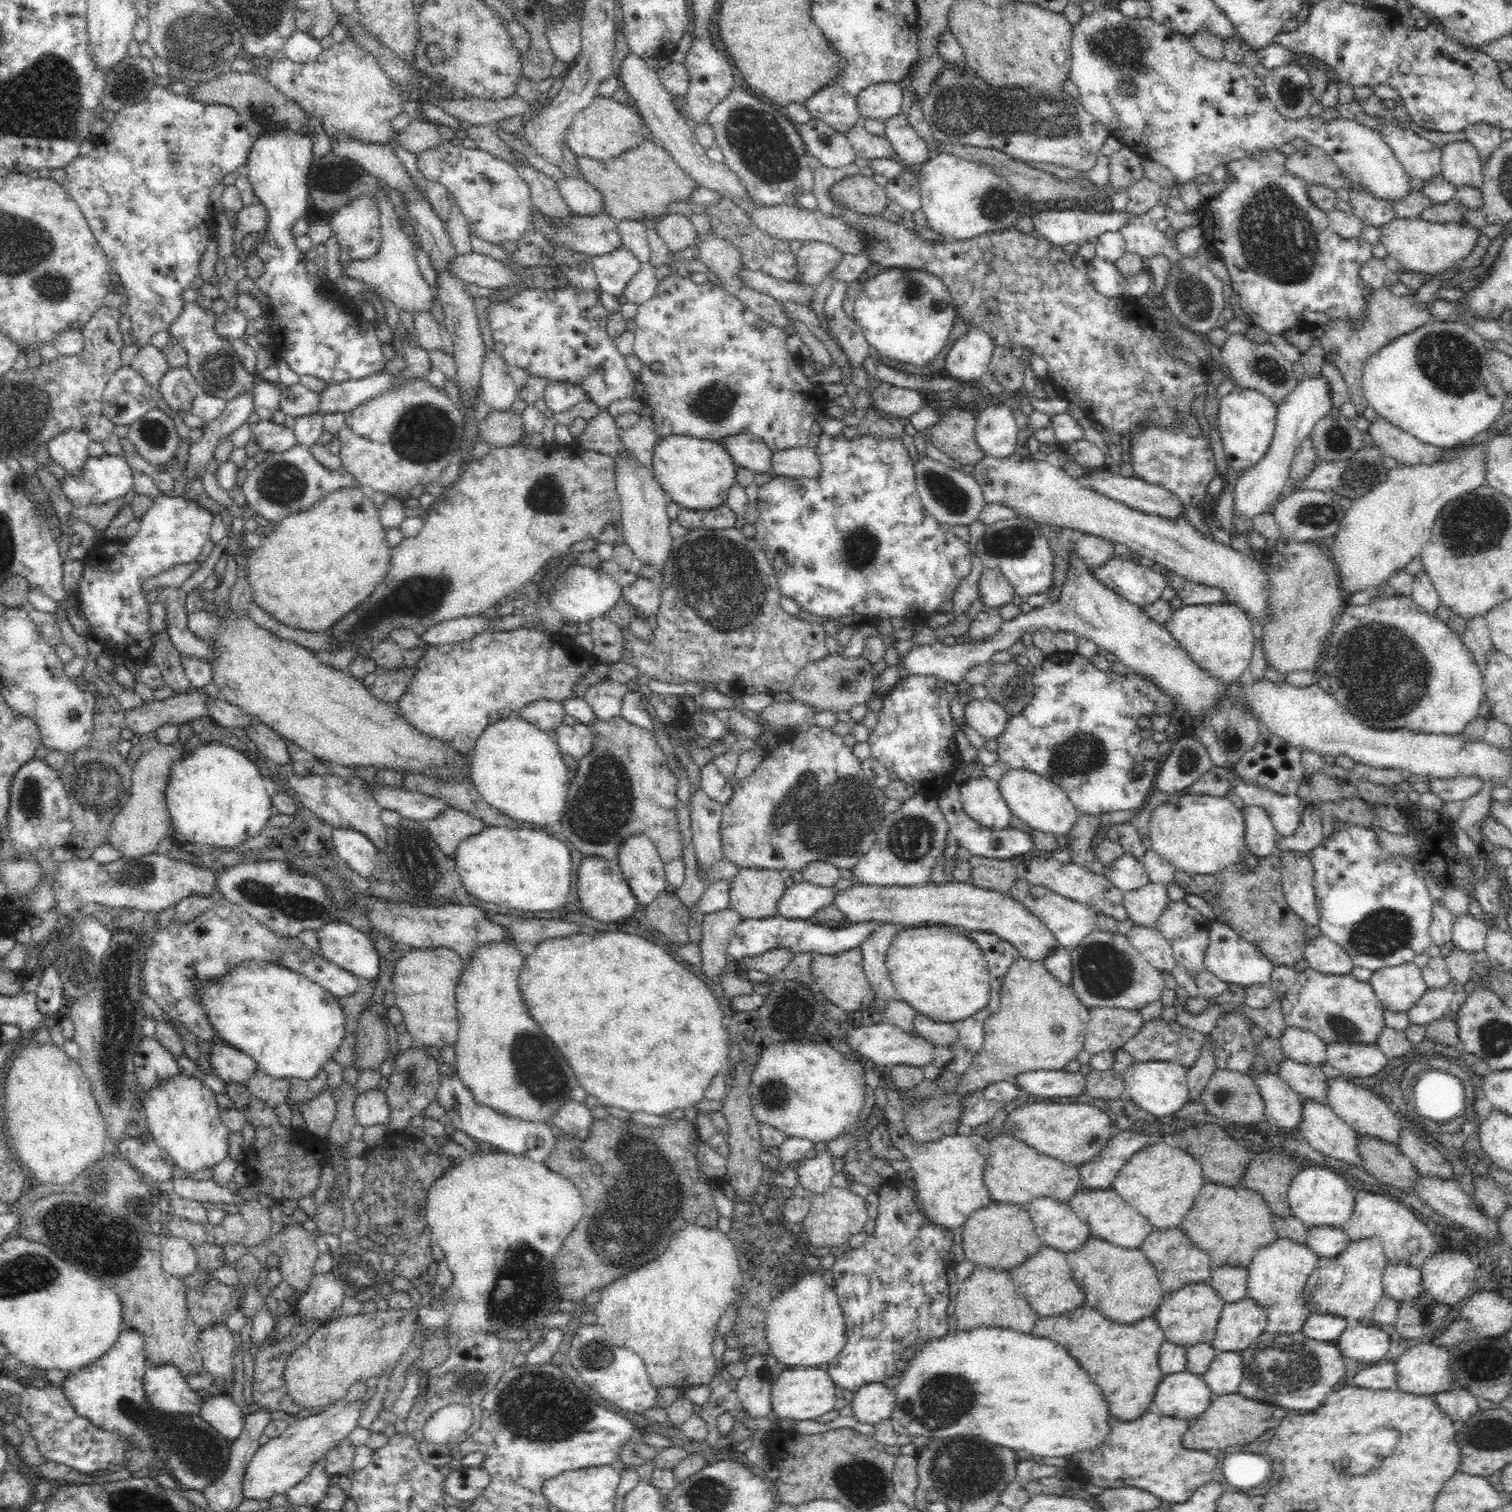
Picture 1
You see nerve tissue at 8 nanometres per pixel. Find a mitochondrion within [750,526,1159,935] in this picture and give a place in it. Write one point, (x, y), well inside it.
(830, 815)

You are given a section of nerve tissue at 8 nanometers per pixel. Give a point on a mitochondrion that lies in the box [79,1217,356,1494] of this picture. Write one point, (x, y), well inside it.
(199, 1452)

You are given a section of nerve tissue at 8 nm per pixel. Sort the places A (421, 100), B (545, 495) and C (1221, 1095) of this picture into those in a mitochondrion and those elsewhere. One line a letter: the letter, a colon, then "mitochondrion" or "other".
A: other
B: mitochondrion
C: mitochondrion

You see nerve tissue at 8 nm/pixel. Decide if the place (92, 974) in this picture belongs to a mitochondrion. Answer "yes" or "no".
yes

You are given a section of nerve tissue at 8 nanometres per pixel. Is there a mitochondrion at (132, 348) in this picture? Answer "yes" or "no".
no

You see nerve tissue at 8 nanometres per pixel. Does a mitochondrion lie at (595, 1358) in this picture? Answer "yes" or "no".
yes

